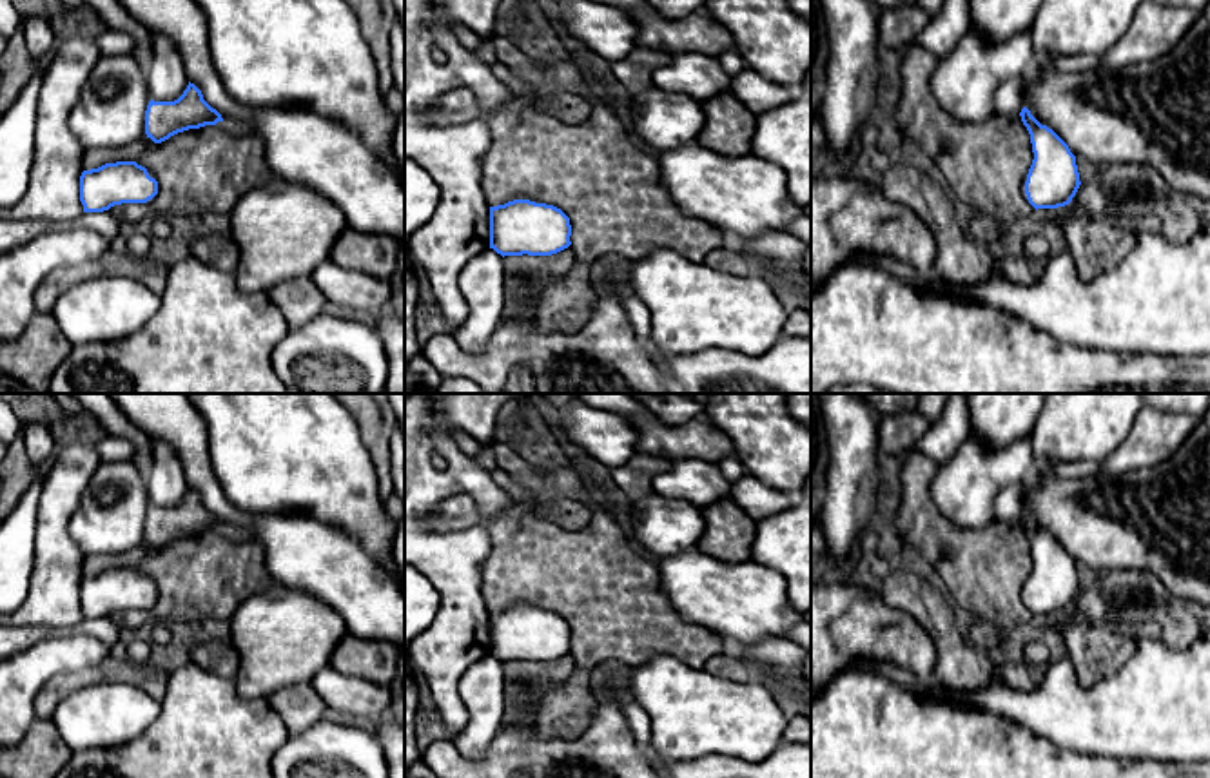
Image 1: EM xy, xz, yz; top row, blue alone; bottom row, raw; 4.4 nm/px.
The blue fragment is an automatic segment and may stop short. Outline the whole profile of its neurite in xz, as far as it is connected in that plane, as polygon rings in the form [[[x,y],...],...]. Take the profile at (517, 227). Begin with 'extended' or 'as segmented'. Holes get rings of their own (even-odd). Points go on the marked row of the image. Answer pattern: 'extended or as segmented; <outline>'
as segmented; [[[513,199],[490,207],[490,248],[504,256],[551,256],[571,245],[570,218],[557,207]]]

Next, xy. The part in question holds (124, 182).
as segmented; [[[136,161],[105,163],[80,176],[83,212],[103,212],[122,203],[147,203],[158,194],[158,181]]]

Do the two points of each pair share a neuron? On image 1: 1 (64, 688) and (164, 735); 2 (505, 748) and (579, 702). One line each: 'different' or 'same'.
1: different
2: different

